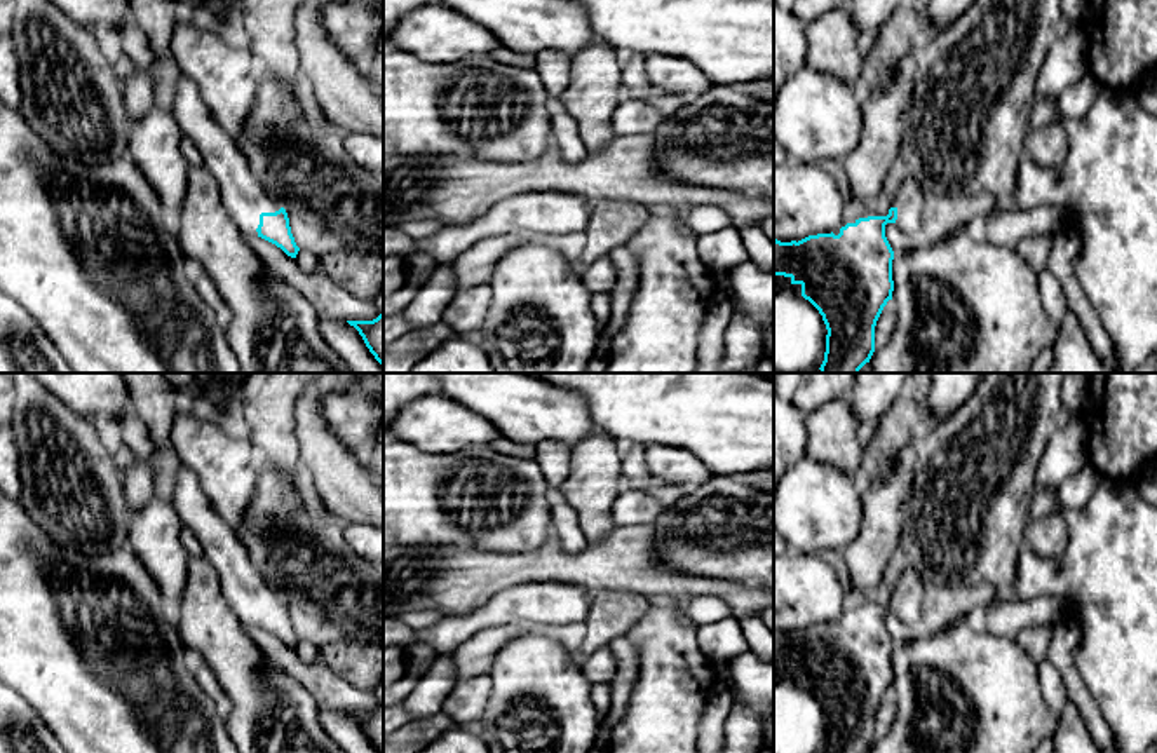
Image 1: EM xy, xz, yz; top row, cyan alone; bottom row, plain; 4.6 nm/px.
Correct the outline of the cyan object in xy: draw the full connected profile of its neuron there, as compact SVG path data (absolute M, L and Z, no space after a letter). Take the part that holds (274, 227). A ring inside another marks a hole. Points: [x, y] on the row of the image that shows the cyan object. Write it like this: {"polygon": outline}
{"polygon": "M183 73L171 113L181 136L190 138L197 146L200 164L214 176L221 202L239 230L246 237L258 235L296 258L300 248L284 206L263 190L235 138L214 120L197 87Z"}

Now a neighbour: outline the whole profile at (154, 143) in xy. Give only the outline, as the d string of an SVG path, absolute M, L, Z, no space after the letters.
M155 99L138 122L129 122L129 157L160 199L166 227L176 234L188 188L190 166L179 150L181 131Z

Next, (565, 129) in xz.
M551 99L547 112L551 117L554 145L559 148L563 160L570 164L582 162L589 152L582 141L575 117L561 105L559 99Z

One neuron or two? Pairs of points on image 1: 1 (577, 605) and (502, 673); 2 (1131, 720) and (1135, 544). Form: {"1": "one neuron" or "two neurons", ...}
{"1": "two neurons", "2": "one neuron"}

